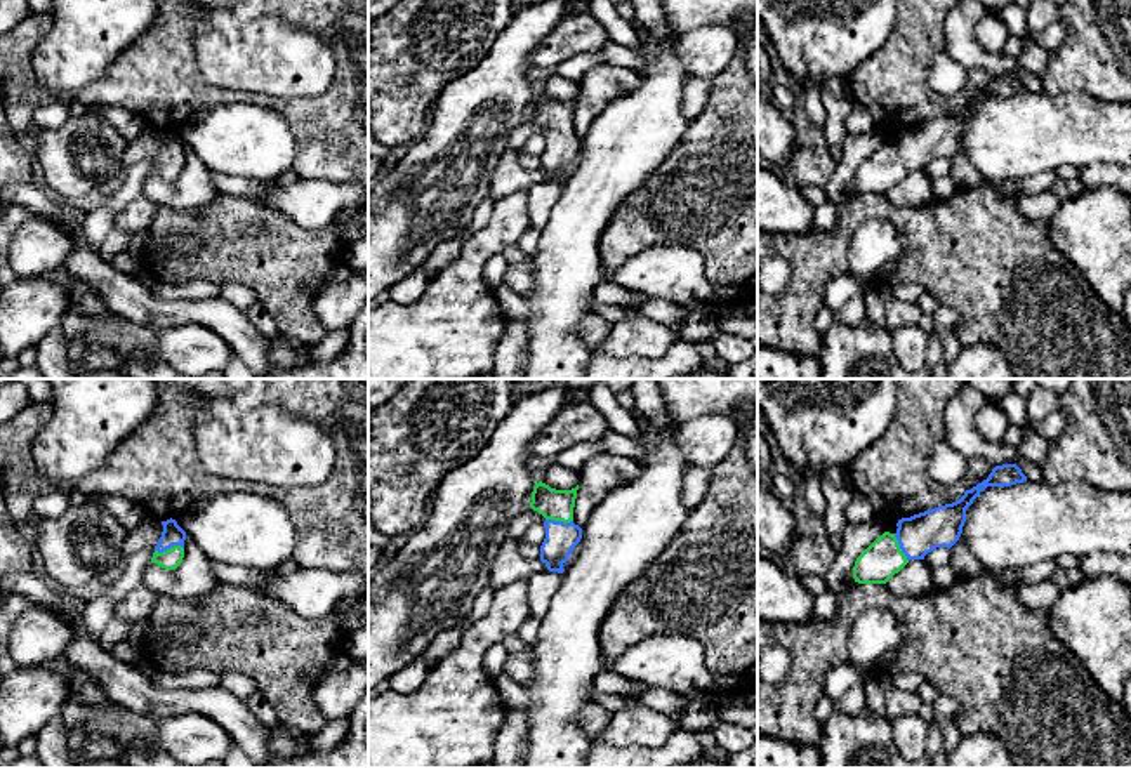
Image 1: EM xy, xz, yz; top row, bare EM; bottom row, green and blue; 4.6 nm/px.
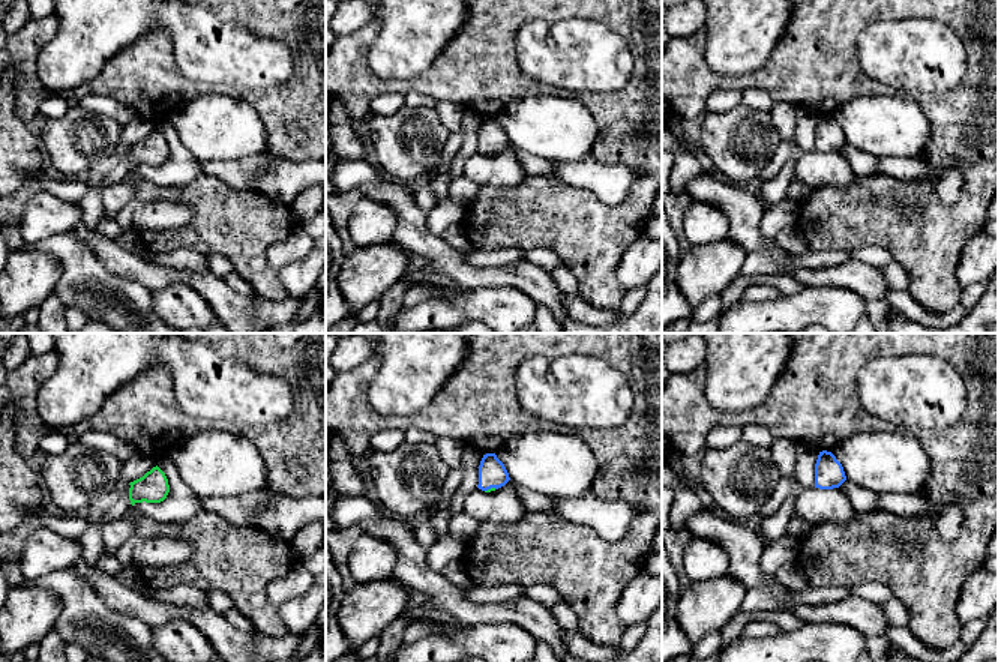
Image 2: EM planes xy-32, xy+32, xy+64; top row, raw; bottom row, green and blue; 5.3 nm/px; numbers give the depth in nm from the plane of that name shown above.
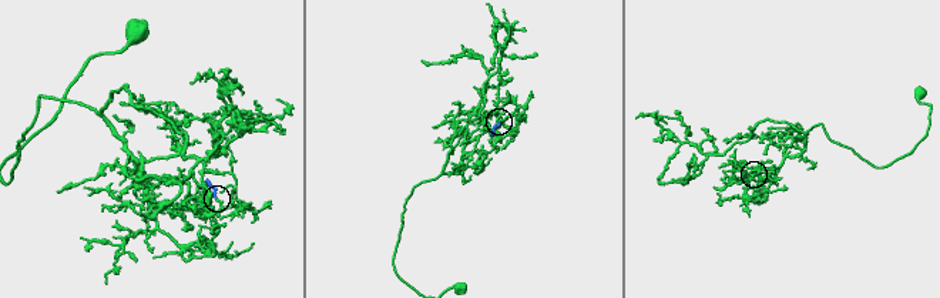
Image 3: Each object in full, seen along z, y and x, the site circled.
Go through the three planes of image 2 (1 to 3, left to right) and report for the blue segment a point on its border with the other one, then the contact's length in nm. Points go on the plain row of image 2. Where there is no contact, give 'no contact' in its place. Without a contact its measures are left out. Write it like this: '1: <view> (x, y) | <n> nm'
1: no contact
2: xy+32 (491, 152) | 70 nm
3: no contact

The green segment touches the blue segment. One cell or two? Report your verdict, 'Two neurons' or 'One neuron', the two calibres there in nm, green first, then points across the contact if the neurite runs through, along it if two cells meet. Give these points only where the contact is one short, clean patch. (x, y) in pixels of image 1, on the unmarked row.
One neuron. Thickness 90 nm (green) against 100 nm. Path across: xy (171, 169), (169, 160), (172, 145)

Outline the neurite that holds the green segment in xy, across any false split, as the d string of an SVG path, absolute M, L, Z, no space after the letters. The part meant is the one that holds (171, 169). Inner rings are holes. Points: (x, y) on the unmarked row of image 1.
M172 129L162 132L162 136L163 136L163 142L155 158L151 174L156 174L165 181L175 181L184 169L186 142Z

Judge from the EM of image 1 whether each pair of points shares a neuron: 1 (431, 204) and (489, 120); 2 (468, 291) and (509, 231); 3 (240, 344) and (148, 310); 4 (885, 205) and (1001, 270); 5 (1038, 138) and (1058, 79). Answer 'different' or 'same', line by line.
1: same
2: same
3: same
4: same
5: different

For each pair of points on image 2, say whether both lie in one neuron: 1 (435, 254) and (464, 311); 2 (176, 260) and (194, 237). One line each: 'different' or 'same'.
1: different
2: different

